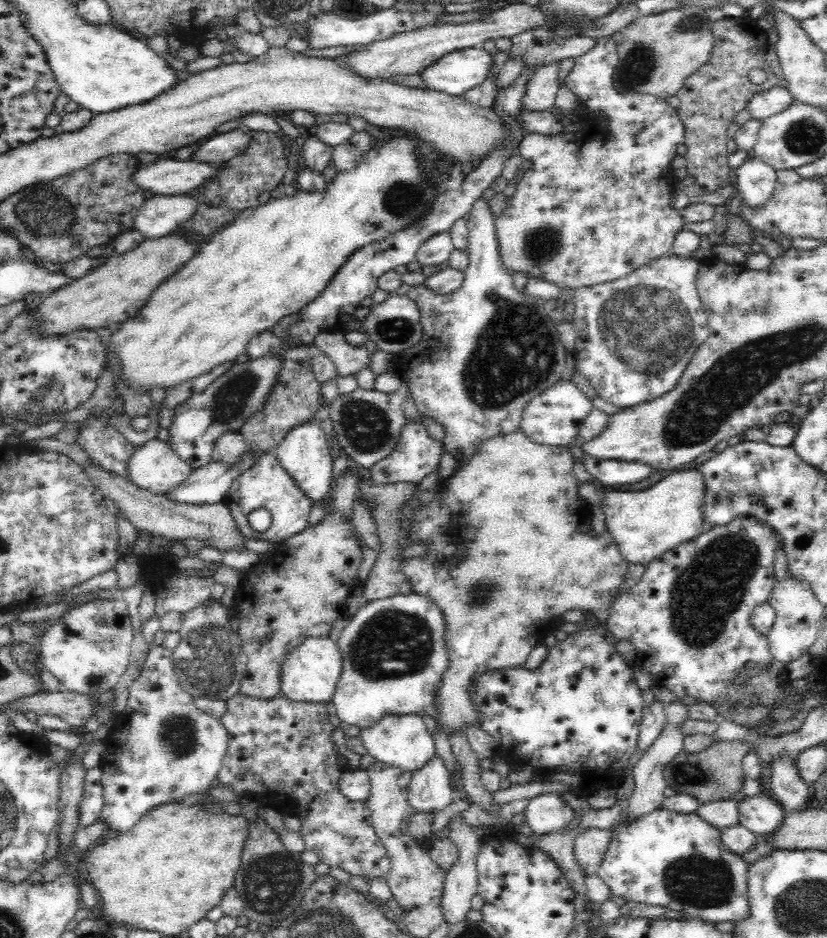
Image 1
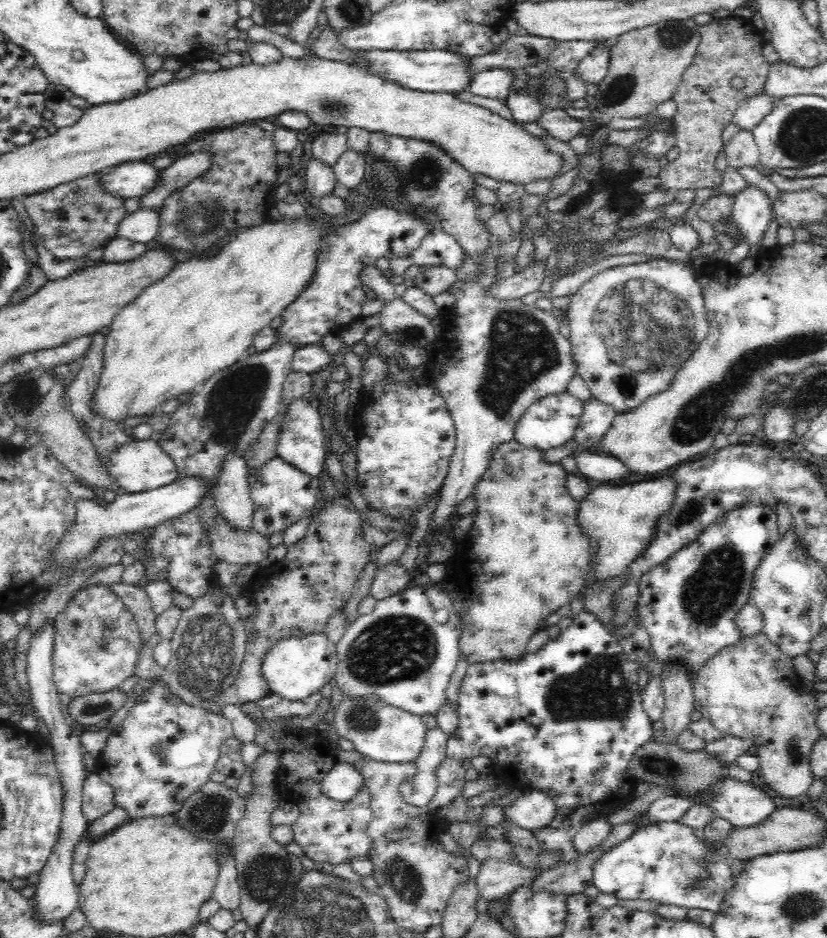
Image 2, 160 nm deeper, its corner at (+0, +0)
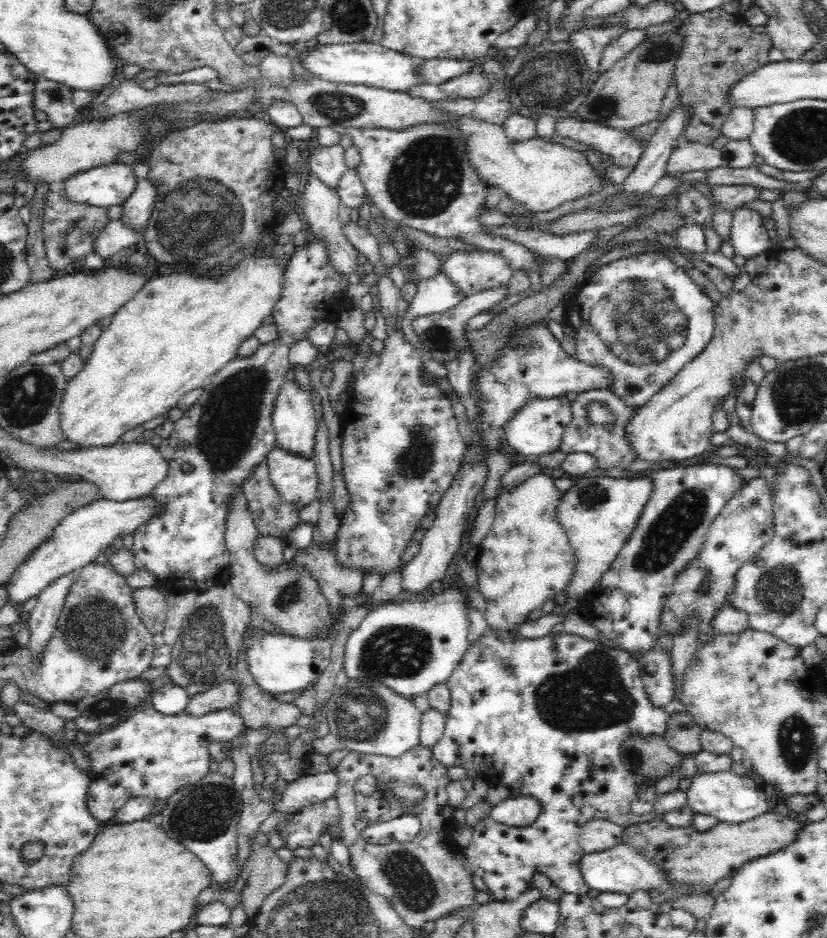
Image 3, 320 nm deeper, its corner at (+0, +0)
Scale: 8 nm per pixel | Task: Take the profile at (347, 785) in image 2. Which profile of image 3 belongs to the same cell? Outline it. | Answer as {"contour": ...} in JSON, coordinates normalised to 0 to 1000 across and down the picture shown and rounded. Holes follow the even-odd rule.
{"contour":[[[404,821],[386,826],[372,826],[357,833],[346,833],[339,853],[329,859],[326,869],[334,865],[348,868],[363,866],[372,858],[394,855],[409,840]]]}

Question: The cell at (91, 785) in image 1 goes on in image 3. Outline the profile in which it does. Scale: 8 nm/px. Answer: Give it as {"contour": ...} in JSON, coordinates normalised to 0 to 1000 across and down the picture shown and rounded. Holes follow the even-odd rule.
{"contour":[[[121,829],[109,835],[105,846],[106,864],[123,878],[128,878],[157,851],[150,839],[133,836]]]}

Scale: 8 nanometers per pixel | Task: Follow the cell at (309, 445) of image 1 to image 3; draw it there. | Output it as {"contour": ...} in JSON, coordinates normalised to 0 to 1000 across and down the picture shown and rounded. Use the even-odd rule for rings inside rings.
{"contour":[[[357,404],[353,406],[346,405],[341,409],[340,416],[336,417],[336,422],[331,428],[328,449],[334,462],[334,474],[336,477],[352,482],[352,484],[365,485],[371,489],[376,488],[380,478],[380,465],[383,463],[382,439],[374,417],[360,409]]]}

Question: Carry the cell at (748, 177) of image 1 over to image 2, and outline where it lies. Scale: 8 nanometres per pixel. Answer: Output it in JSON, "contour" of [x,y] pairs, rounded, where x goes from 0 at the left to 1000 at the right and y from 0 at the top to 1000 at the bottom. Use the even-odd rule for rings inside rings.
{"contour":[[[904,198],[889,207],[884,236],[897,254],[896,258],[902,258],[908,267],[914,260],[919,262],[921,259],[933,232],[931,213],[919,201]]]}

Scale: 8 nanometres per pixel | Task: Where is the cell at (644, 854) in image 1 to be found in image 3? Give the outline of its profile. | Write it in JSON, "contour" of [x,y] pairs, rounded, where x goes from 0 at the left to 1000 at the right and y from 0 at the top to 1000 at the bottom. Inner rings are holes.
{"contour":[[[750,899],[728,908],[709,910],[701,916],[701,930],[709,945],[723,951],[753,951],[763,954],[767,949],[808,949],[808,931],[792,922],[785,915],[776,913],[771,905]]]}

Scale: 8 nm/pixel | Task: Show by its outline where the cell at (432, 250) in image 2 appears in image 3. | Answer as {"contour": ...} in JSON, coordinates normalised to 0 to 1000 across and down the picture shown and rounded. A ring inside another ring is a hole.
{"contour":[[[549,268],[533,278],[533,288],[561,316],[612,307],[622,287],[600,268]]]}

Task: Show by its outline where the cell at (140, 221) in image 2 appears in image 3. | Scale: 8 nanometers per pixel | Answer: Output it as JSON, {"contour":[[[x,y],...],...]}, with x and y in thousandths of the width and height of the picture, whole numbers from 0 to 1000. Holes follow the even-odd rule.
{"contour":[[[146,235],[133,236],[121,247],[112,258],[111,270],[119,271],[128,281],[143,268],[160,262],[172,261],[172,248],[162,248],[157,242],[152,242]]]}

